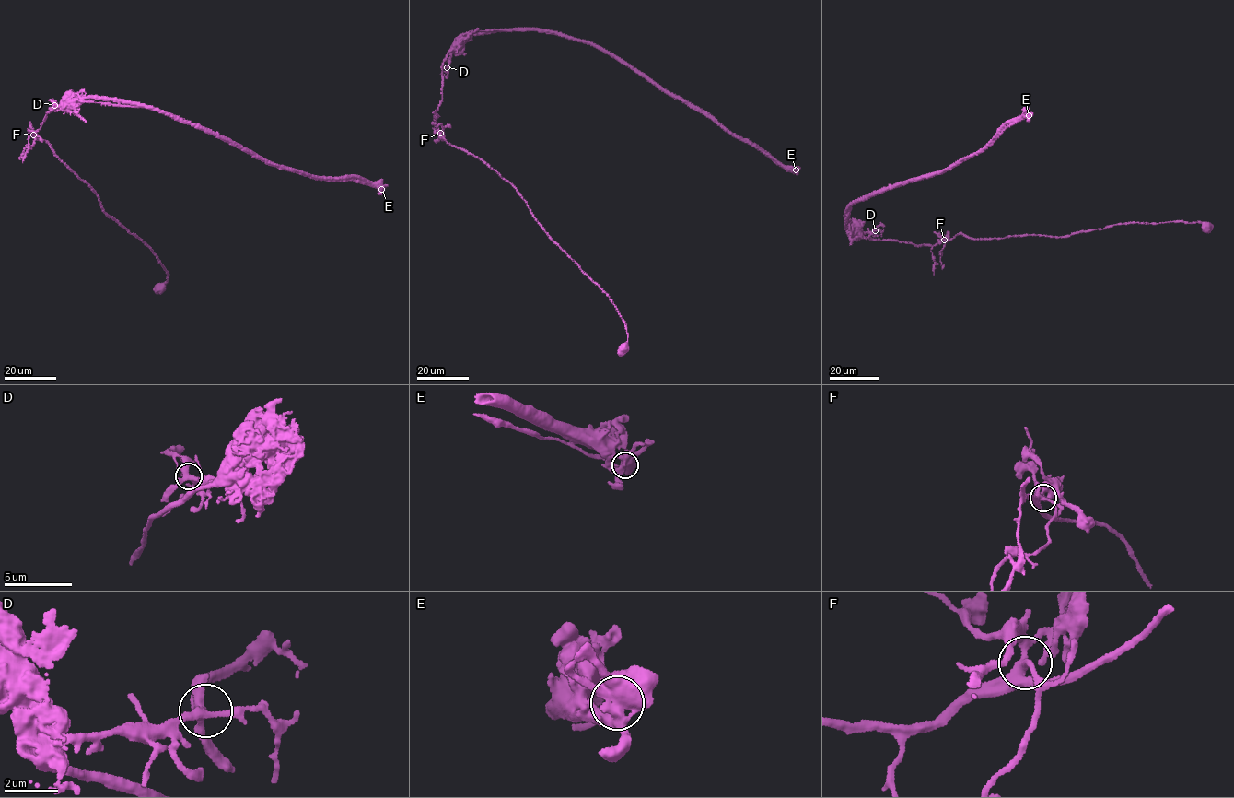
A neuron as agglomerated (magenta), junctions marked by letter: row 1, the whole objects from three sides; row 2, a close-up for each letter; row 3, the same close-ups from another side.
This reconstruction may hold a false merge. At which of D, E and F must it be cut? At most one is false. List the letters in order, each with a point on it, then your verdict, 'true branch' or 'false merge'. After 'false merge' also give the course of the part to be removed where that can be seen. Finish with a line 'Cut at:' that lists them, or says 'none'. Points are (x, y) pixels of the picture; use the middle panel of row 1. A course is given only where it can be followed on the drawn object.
D: (447, 67) | true branch
E: (796, 170) | false merge | (796, 170), (588, 42), (459, 37), (437, 130), (514, 186), (606, 294), (628, 337), (619, 354)
F: (440, 133) | true branch
Cut at: E

